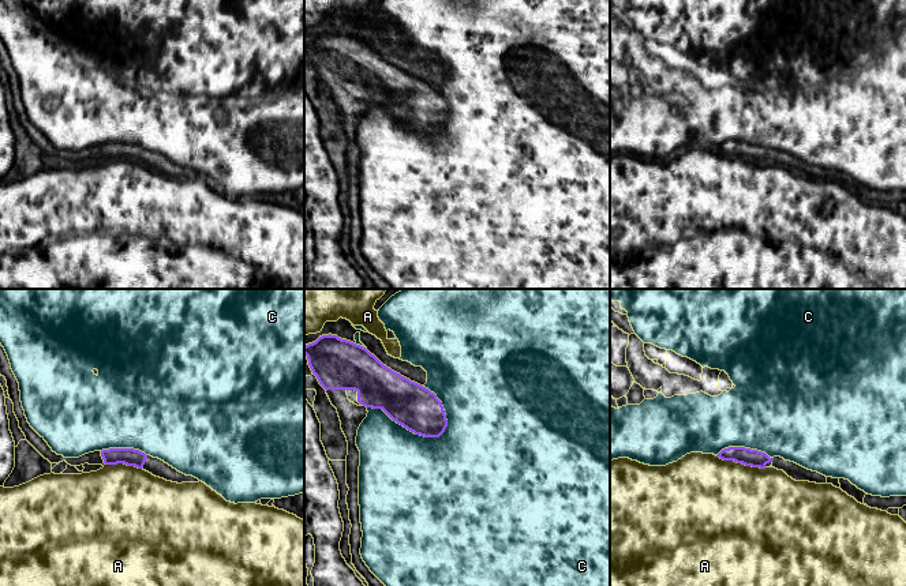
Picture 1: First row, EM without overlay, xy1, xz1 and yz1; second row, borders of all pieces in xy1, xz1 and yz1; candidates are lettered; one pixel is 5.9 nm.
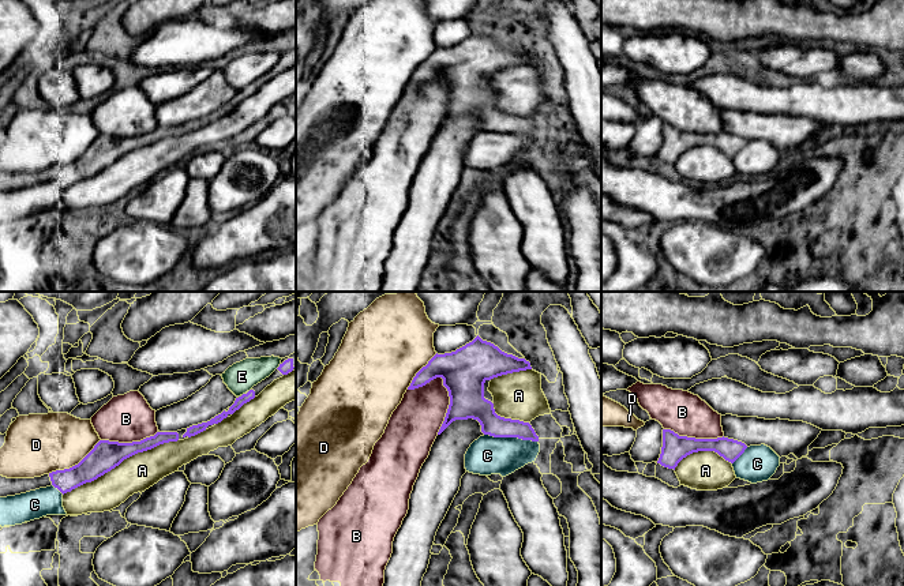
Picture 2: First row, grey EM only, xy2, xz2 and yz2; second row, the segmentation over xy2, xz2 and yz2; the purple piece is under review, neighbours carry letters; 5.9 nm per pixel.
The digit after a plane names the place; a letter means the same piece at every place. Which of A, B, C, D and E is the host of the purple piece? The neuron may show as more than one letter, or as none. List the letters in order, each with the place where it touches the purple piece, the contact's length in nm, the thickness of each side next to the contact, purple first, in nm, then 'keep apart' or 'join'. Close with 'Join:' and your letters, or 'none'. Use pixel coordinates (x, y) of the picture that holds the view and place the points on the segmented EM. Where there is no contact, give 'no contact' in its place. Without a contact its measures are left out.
A: xy2 (120, 462) | 750 nm | 170/220 nm | keep apart
B: xz2 (449, 405) | 340 nm | 260/300 nm | keep apart
C: xz1 (408, 429) | 500 nm | 260/460 nm | keep apart
D: xy2 (75, 465) | 380 nm | 170/360 nm | keep apart
E: xy2 (243, 394) | 30 nm | 60/180 nm | keep apart
Join: none

